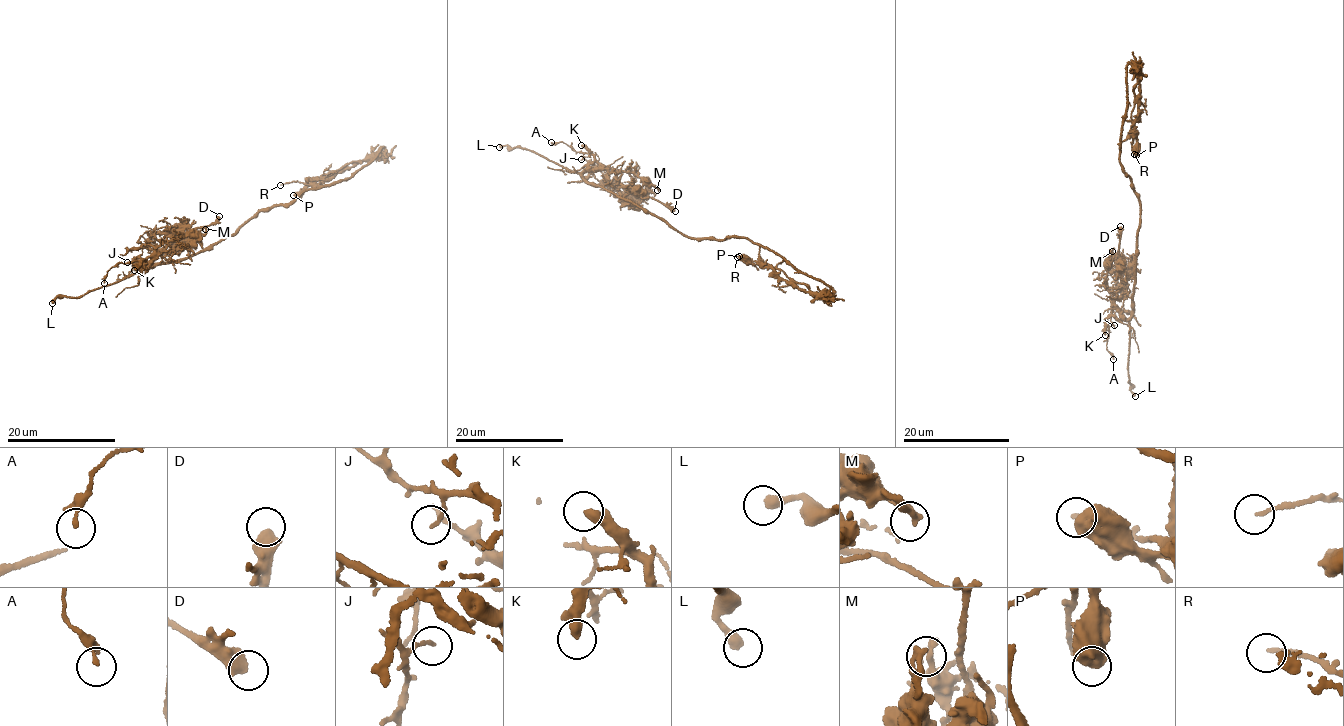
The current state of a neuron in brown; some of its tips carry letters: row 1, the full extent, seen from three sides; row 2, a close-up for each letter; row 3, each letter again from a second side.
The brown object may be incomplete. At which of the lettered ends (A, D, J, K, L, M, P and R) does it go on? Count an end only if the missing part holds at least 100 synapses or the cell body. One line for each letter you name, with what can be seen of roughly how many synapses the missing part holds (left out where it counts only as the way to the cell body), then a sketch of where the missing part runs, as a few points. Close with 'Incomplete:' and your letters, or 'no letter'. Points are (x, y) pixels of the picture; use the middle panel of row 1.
Incomplete: L

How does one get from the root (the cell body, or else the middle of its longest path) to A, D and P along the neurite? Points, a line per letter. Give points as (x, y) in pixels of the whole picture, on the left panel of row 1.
A: (264, 210), (237, 231), (193, 254), (164, 262), (157, 252), (144, 259), (122, 262), (109, 269), (104, 283)
D: (264, 210), (211, 245), (182, 259), (161, 260), (164, 247), (184, 237), (183, 230), (203, 227), (219, 216)
P: (264, 210), (351, 176), (377, 154), (349, 164), (293, 195)

